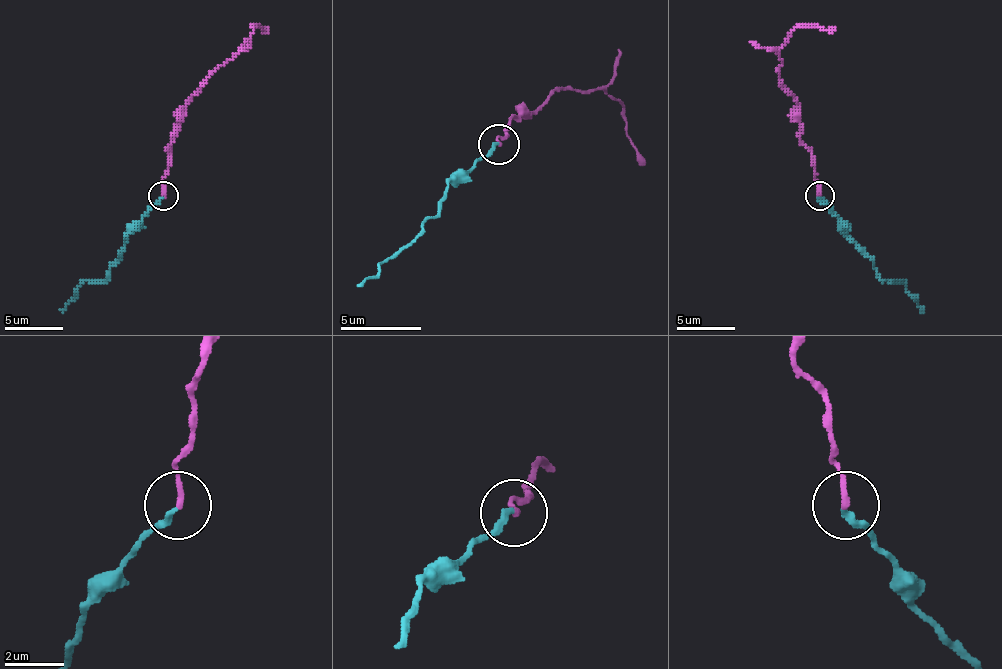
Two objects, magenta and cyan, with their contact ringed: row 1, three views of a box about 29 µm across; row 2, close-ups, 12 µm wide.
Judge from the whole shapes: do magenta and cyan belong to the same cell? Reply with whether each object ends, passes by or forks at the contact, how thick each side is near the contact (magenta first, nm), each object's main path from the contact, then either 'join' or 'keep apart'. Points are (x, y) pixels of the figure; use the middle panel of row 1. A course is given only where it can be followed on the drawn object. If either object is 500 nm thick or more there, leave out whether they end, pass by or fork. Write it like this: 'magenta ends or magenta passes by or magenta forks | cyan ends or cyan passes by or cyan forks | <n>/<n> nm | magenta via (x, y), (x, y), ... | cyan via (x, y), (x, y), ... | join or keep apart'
magenta ends | cyan ends | 190/220 nm | magenta via (497, 145), (506, 137), (514, 117), (534, 113), (562, 88), (603, 88), (623, 109), (627, 137), (643, 165) | cyan via (497, 145), (449, 186), (424, 226), (355, 287) | join

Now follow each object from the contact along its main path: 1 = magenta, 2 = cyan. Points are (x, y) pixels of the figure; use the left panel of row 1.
1: (162, 195), (177, 112), (239, 51), (256, 27), (268, 27)
2: (162, 198), (127, 236), (109, 277), (86, 280), (59, 309)

